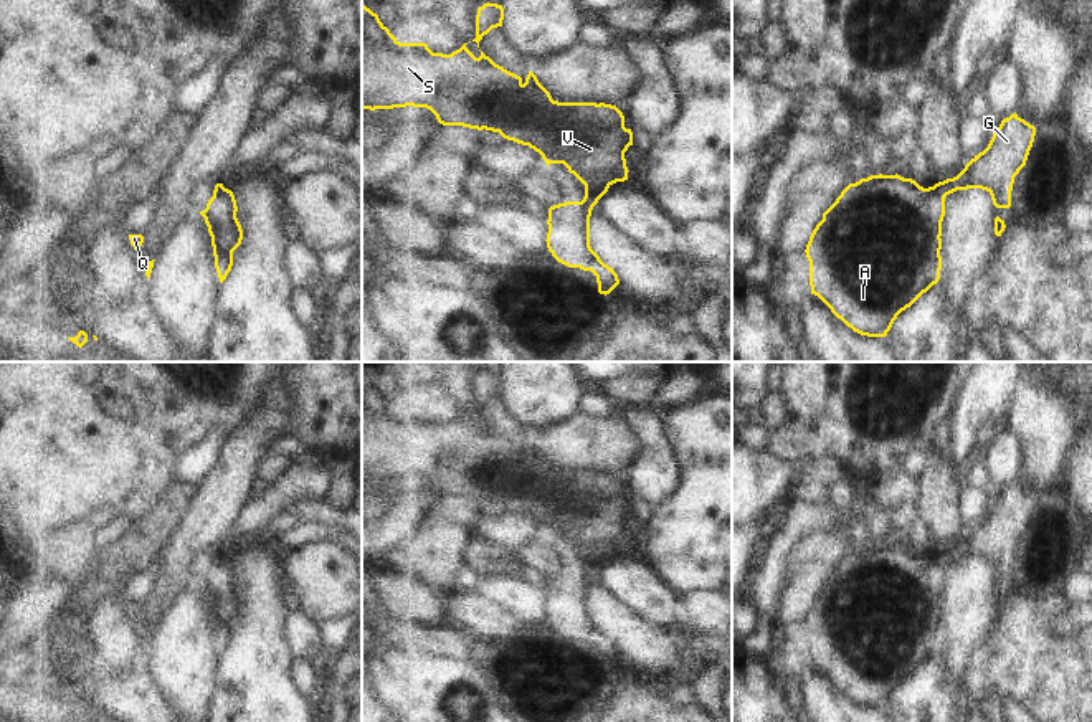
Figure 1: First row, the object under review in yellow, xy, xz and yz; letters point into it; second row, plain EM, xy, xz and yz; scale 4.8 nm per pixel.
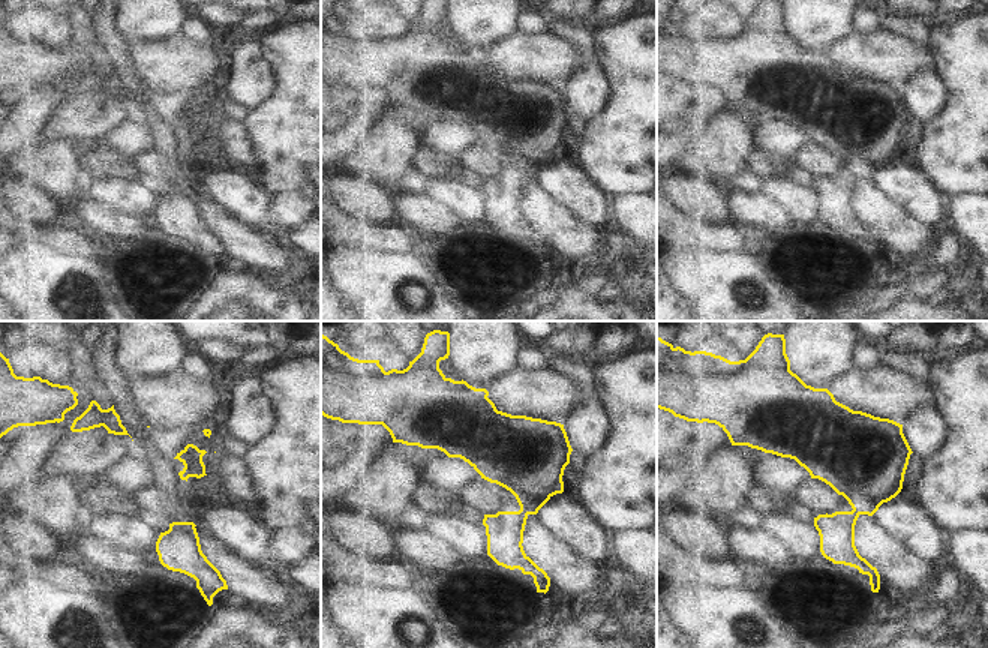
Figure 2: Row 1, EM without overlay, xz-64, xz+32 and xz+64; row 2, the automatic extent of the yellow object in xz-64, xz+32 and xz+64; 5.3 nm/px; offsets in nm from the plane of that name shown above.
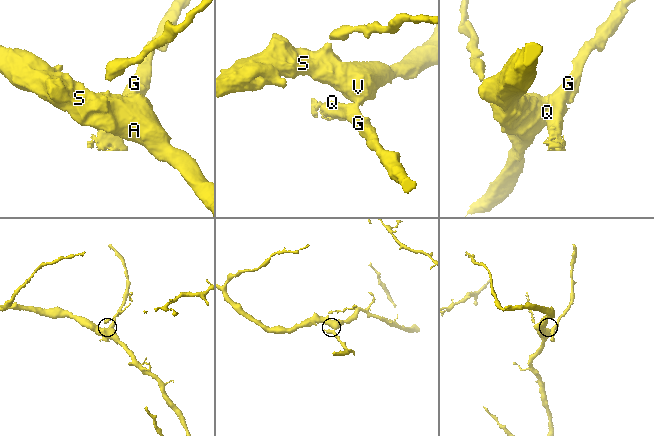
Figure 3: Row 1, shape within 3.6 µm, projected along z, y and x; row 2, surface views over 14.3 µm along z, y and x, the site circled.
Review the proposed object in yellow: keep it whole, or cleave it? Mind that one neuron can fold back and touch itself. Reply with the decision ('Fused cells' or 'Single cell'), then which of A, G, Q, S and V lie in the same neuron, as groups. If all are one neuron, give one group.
Fused cells. Groups: A S V / G Q

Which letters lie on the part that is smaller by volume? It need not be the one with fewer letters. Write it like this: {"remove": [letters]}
{"remove": ["G", "Q"]}

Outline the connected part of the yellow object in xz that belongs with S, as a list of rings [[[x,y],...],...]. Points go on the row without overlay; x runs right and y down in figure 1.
[[[362,375],[362,479],[426,477],[443,496],[463,496],[499,502],[504,509],[529,515],[542,525],[547,537],[563,534],[583,555],[585,563],[598,570],[616,552],[628,550],[624,522],[633,515],[633,502],[624,497],[623,482],[605,473],[558,473],[529,441],[527,448],[504,439],[481,421],[476,428],[464,413],[451,425],[433,423],[426,413],[400,413],[380,392],[378,385]]]

